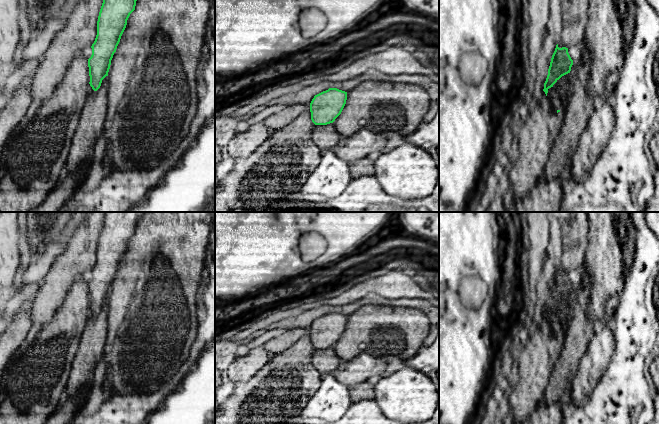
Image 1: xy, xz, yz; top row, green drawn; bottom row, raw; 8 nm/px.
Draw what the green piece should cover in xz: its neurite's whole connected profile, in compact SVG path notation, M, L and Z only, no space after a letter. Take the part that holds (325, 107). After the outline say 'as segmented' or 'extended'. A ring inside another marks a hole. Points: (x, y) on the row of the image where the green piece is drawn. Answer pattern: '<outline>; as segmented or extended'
M329 88L314 96L310 103L311 120L315 125L333 123L341 114L347 100L347 92Z; as segmented

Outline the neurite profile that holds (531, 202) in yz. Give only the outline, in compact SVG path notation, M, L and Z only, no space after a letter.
M542 176L535 187L523 190L523 198L514 208L514 212L558 212L562 196L563 188L558 192L550 191L548 181Z

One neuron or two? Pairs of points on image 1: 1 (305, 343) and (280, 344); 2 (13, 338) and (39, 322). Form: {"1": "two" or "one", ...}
{"1": "two", "2": "two"}

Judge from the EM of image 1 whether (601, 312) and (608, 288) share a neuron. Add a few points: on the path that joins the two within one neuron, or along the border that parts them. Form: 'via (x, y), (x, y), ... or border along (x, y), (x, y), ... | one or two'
via (601, 306), (605, 294) | one

